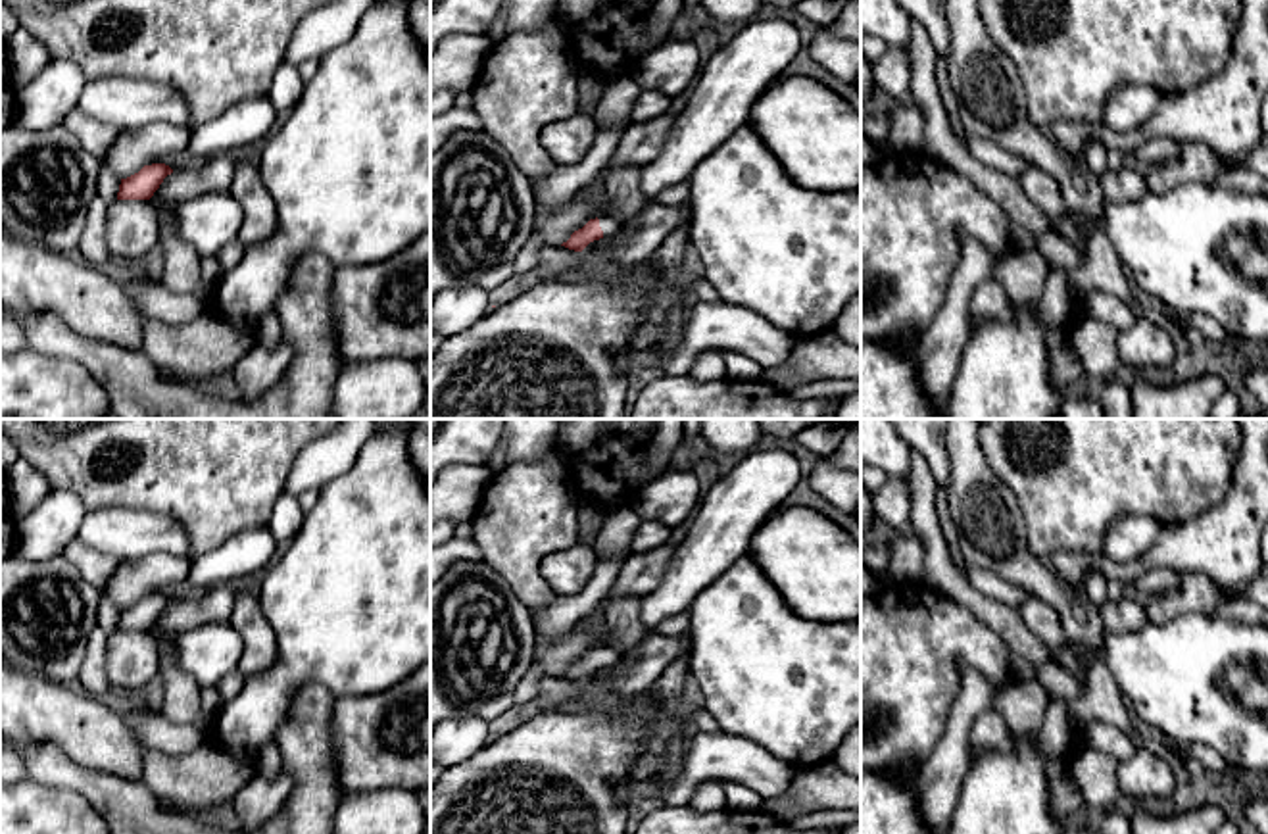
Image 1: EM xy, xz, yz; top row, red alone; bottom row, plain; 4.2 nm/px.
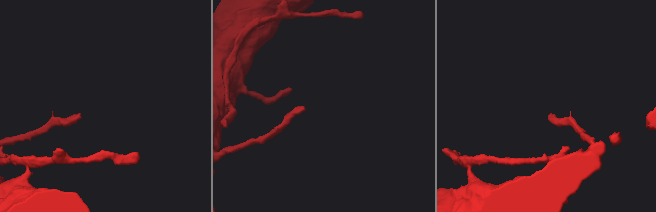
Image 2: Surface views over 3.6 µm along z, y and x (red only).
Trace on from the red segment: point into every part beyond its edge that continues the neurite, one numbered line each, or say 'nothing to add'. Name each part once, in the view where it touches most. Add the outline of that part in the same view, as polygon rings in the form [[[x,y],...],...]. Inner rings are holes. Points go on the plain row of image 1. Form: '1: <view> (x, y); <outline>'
1: xz (609, 656); [[[601,646],[597,650],[599,650],[599,657],[603,661],[603,669],[617,665],[624,655],[619,650],[613,650],[613,648],[607,648],[607,646]]]

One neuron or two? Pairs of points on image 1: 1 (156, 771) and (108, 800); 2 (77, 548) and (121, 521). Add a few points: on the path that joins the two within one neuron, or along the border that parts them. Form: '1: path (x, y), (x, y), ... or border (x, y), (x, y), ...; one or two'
1: border (141, 781), (164, 804), (177, 808); two
2: border (75, 537), (120, 562); two

